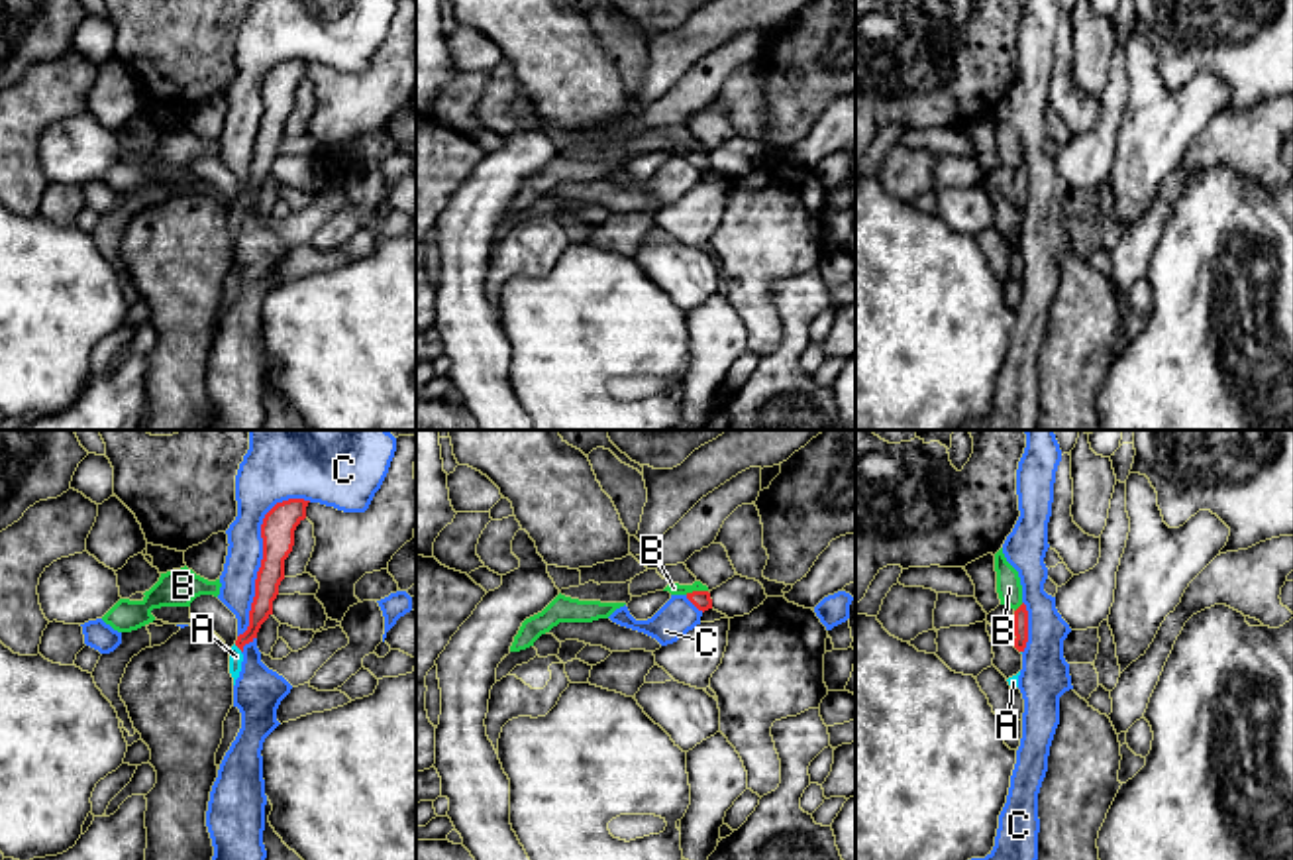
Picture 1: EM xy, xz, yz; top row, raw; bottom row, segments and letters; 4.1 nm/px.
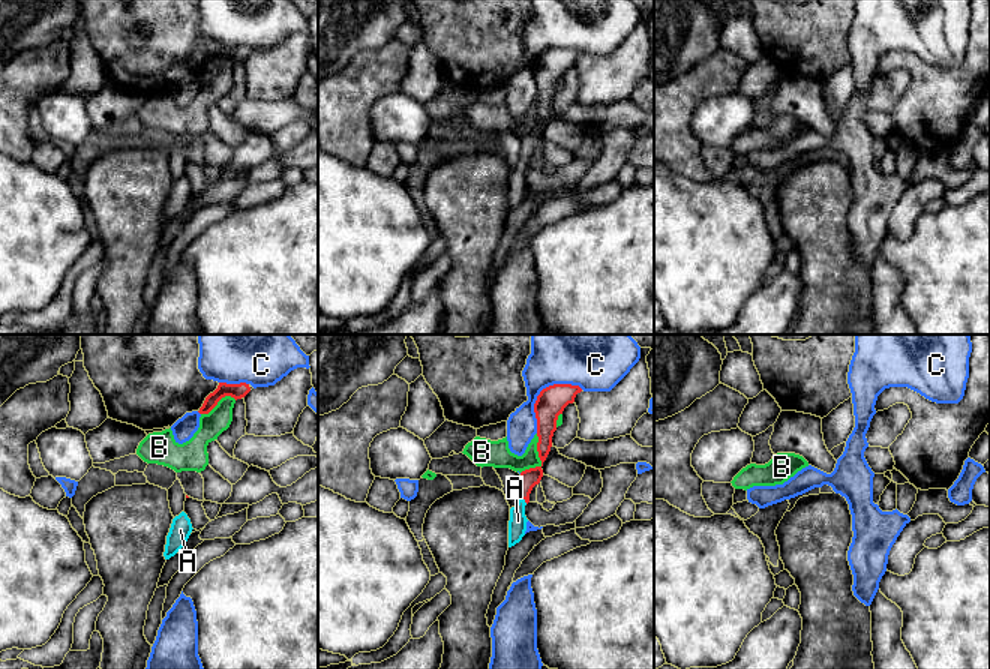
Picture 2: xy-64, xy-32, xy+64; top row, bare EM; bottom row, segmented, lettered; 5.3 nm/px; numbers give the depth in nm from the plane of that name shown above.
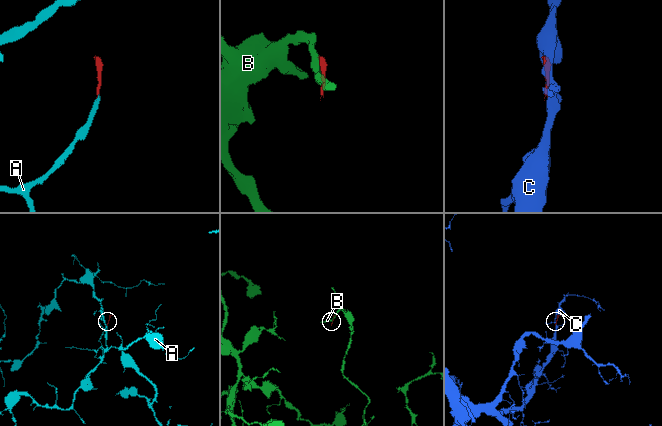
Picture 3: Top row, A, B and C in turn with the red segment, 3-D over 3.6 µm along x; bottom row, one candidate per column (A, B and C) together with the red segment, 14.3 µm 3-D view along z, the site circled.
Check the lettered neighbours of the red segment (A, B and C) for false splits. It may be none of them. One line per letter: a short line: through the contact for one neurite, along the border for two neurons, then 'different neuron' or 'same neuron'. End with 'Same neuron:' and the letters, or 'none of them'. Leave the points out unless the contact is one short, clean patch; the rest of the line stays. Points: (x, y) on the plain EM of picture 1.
A: line xy (265, 154), (254, 189), (238, 207), (236, 216); same neuron
B: line xz (707, 150), (685, 154); different neuron
C: different neuron
Same neuron: A

